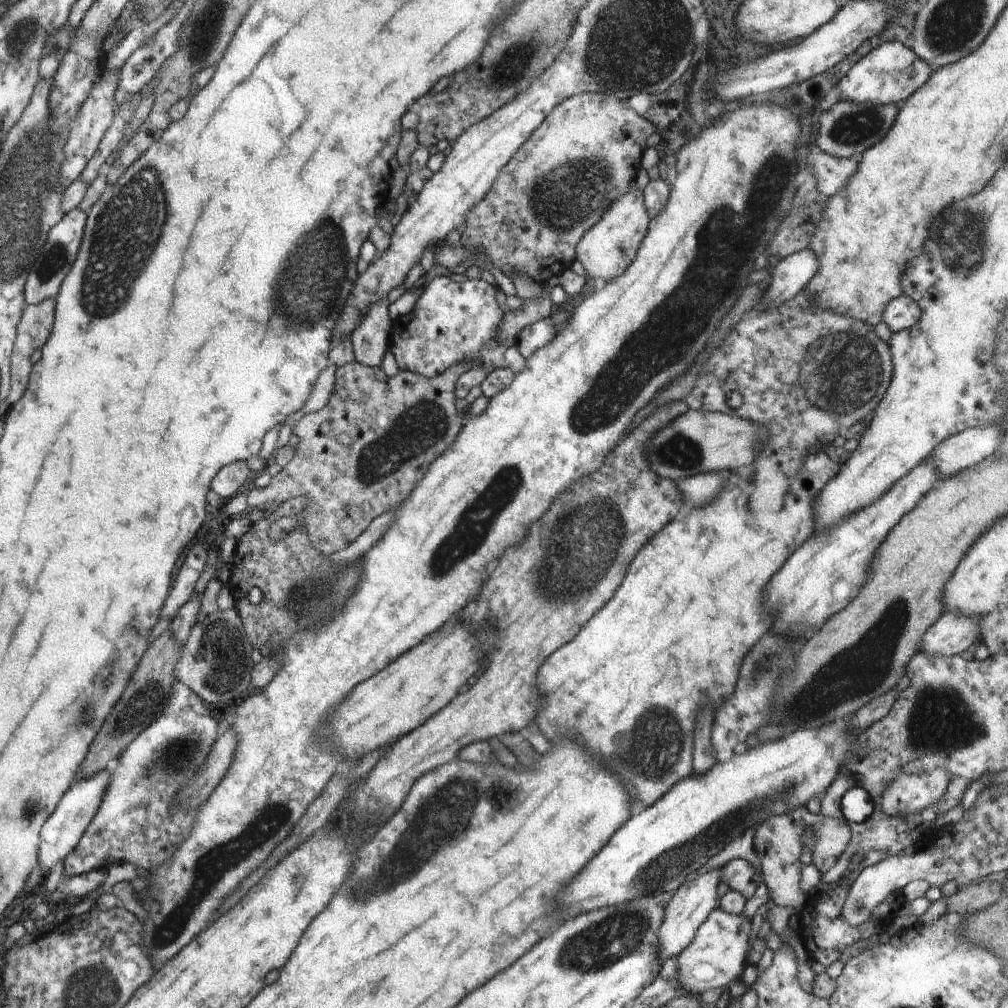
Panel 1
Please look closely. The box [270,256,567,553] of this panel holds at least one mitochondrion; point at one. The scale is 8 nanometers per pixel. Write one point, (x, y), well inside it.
(426, 424)

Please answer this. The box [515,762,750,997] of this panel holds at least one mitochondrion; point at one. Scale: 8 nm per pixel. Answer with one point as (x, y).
(610, 939)

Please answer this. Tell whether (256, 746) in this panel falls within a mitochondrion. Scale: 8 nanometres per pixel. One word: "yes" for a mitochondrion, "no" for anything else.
no

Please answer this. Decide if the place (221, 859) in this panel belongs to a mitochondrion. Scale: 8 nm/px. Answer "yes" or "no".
yes

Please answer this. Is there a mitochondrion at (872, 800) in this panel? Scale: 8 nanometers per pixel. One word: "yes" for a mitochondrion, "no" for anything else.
no

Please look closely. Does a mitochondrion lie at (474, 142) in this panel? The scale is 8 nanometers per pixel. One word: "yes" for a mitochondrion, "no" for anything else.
no

